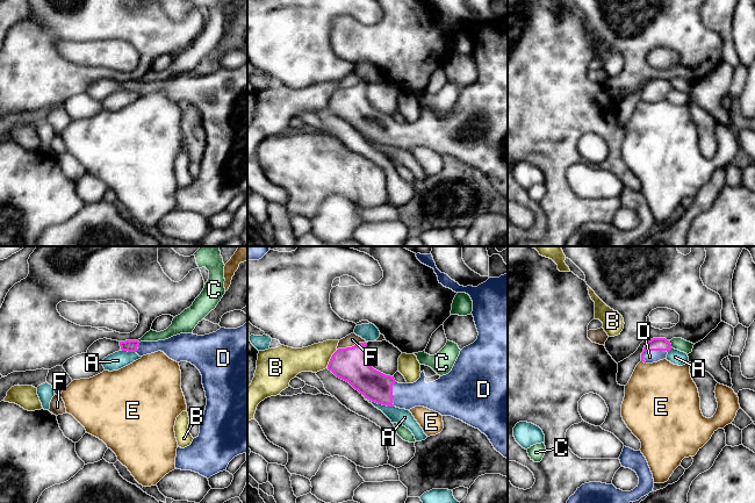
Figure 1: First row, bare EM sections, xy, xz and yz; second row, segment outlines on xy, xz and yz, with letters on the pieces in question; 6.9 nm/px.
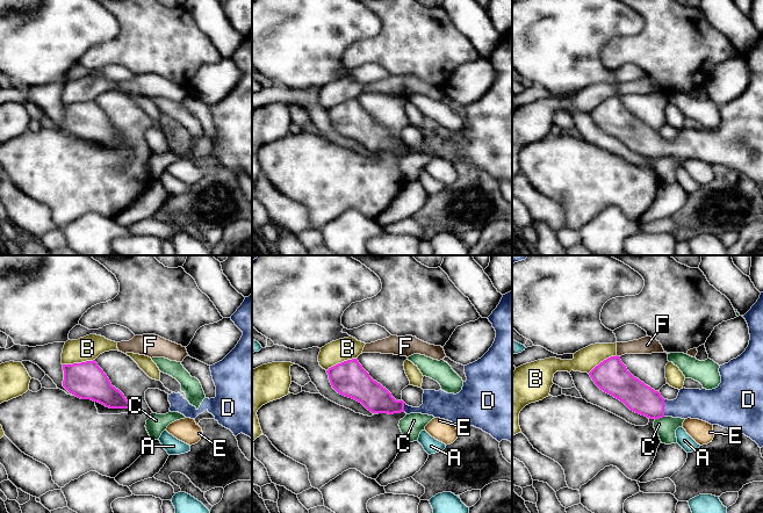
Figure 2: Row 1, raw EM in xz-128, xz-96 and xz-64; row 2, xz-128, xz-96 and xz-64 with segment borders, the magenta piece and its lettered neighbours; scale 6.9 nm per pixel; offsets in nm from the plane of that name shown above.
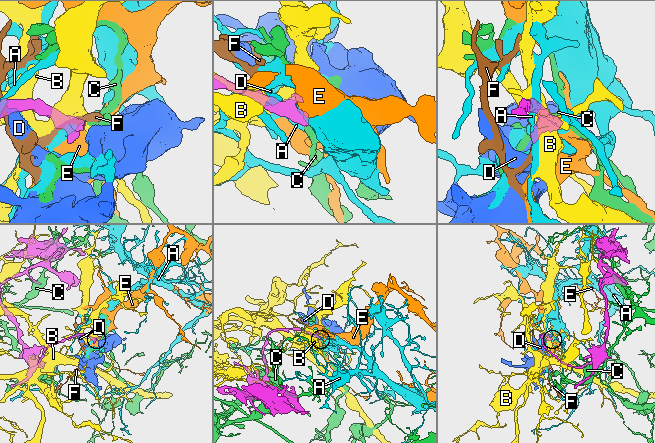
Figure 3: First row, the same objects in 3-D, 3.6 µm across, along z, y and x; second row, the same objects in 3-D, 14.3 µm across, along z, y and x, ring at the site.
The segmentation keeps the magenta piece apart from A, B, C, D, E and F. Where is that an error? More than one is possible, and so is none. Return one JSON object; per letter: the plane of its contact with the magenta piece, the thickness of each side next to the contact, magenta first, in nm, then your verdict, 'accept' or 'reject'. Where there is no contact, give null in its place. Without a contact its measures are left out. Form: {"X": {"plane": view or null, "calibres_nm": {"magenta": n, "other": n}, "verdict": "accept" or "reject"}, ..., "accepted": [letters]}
{"A": {"plane": "xz", "calibres_nm": {"magenta": 200, "other": 110}, "verdict": "reject"}, "B": {"plane": "xz", "calibres_nm": {"magenta": 240, "other": 190}, "verdict": "reject"}, "C": {"plane": "yz", "calibres_nm": {"magenta": 100, "other": 90}, "verdict": "reject"}, "D": {"plane": "yz", "calibres_nm": {"magenta": 100, "other": 90}, "verdict": "accept"}, "E": {"plane": "yz", "calibres_nm": {"magenta": 100, "other": 440}, "verdict": "reject"}, "F": {"plane": "xz", "calibres_nm": {"magenta": 240, "other": 90}, "verdict": "reject"}, "accepted": ["D"]}

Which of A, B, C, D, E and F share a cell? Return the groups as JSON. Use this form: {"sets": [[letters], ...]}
{"sets": [["A"], ["B"], ["C"], ["D"], ["E"], ["F"]]}

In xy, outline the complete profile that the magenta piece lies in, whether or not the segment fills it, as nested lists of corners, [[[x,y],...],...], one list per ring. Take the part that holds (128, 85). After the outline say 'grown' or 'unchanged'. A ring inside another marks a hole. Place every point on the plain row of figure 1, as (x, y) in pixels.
[[[247,62],[237,69],[221,67],[204,76],[180,73],[158,81],[120,81],[120,86],[122,91],[136,92],[139,96],[161,91],[177,102],[190,102],[202,115],[207,145],[200,173],[189,186],[178,186],[177,209],[192,210],[209,218],[225,210],[235,196],[247,192]]]; grown

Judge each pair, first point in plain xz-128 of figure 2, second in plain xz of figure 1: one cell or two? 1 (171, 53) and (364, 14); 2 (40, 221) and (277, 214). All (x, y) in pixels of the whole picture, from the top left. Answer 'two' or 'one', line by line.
1: two
2: two

